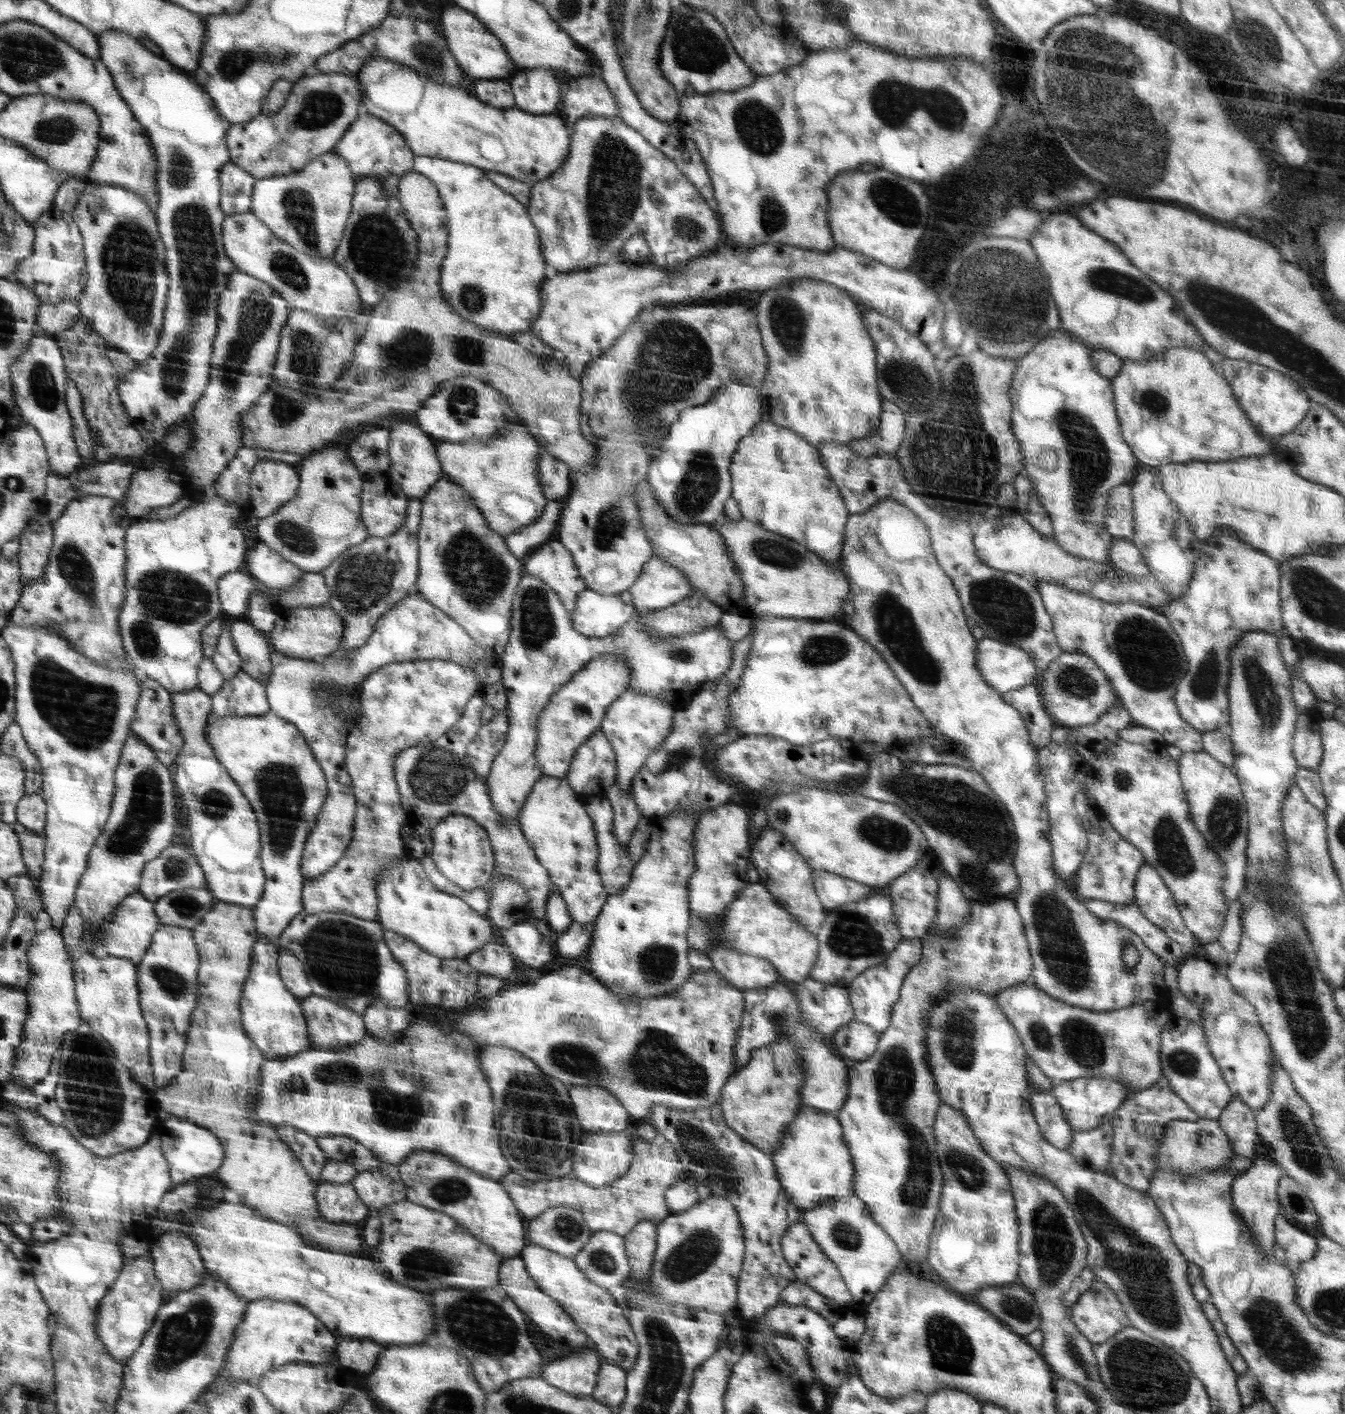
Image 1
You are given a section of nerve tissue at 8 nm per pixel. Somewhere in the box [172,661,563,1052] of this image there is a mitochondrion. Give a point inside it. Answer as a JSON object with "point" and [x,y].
{"point":[342,958]}

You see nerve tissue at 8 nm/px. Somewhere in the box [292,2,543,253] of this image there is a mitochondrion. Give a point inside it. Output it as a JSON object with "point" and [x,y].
{"point":[429,54]}

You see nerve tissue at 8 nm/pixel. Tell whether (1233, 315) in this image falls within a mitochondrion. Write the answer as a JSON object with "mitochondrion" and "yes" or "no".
{"mitochondrion":"yes"}

